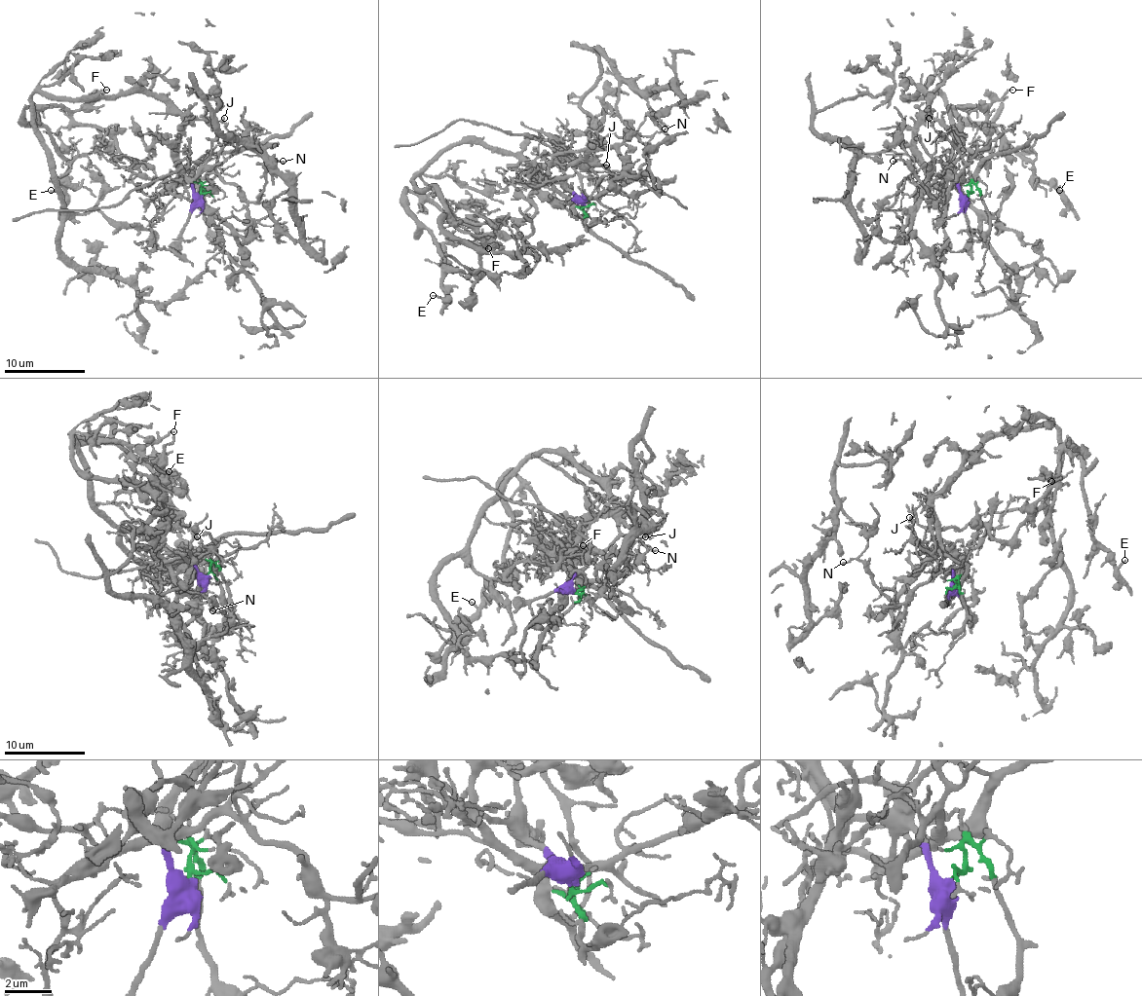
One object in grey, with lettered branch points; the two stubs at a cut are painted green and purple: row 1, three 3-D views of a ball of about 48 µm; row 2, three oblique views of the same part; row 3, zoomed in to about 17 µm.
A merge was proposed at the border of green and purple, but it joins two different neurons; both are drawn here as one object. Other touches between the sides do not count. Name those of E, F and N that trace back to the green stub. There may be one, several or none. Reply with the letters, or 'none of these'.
N

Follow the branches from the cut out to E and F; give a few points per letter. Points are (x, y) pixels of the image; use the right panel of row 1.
E: (967, 196), (906, 99), (945, 99), (955, 175), (989, 137), (977, 107), (957, 111), (1060, 190)
F: (967, 196), (923, 160), (927, 101), (906, 99), (945, 99), (957, 175), (989, 141), (987, 107), (1011, 89)

